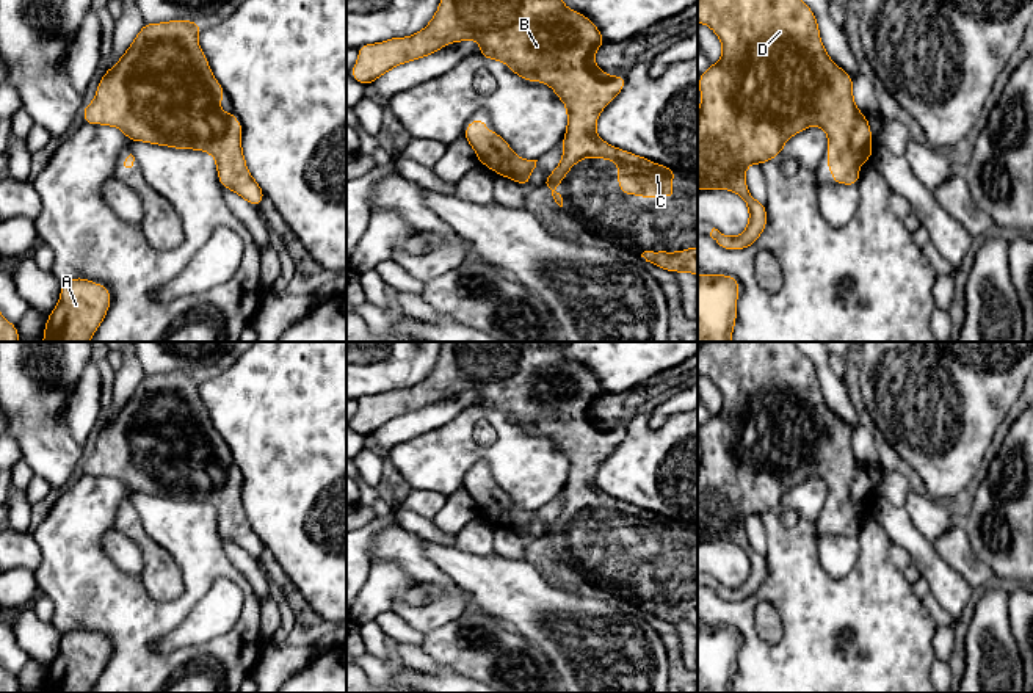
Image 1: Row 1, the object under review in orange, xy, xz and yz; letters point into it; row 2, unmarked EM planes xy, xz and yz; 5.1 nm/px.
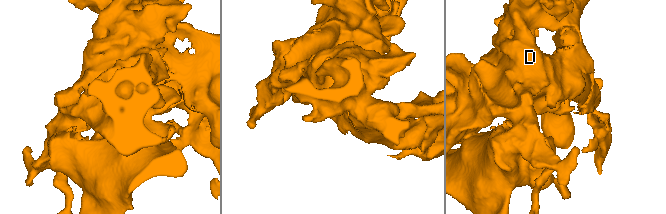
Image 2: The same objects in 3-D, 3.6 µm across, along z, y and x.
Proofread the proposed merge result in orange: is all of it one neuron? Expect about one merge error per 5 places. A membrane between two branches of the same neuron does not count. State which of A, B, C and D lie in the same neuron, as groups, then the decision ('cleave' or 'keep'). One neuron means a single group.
A B C D | keep

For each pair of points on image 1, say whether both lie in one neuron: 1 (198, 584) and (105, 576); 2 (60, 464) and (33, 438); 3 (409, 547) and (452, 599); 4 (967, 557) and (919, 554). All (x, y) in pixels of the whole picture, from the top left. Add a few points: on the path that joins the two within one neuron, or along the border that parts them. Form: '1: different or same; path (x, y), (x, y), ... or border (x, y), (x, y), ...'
1: same; path (179, 607), (176, 610), (140, 610), (129, 599)
2: same; path (54, 458), (39, 444)
3: same; path (417, 560), (444, 587)
4: different; border (952, 568), (972, 588)

